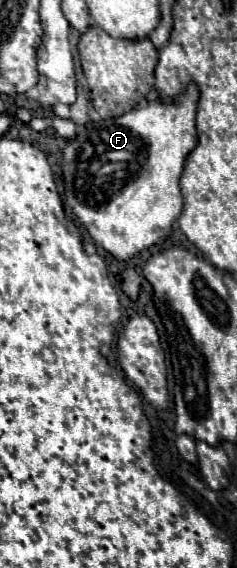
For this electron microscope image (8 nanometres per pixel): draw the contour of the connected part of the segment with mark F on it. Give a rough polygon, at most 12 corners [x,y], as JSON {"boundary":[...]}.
{"boundary":[[189,85],[89,121],[63,149],[65,199],[117,259],[179,217],[197,145]]}

